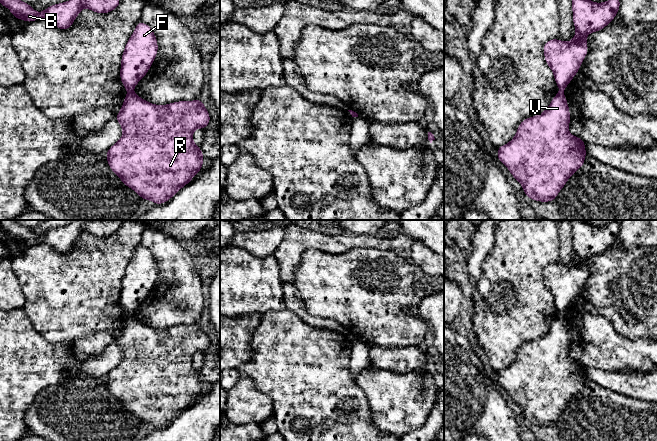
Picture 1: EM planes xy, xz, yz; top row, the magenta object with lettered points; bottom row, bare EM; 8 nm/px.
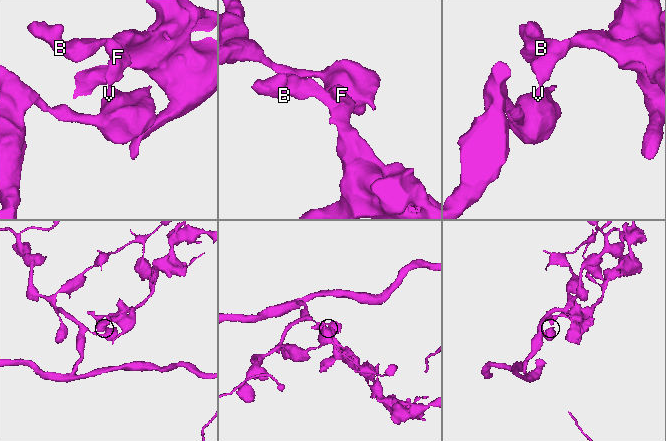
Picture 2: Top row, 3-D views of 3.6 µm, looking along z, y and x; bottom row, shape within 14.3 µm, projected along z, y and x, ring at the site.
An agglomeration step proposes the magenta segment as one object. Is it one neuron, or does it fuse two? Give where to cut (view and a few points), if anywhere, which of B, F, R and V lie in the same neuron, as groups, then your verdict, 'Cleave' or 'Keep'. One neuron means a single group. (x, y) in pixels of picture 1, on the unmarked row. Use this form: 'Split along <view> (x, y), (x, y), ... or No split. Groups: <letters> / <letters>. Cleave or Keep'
Split along xy (128, 314), (131, 315). Groups: B F / R V. Cleave

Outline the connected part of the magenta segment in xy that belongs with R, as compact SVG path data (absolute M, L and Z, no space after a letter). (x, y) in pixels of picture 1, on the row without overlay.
M128 315L120 336L114 341L120 347L123 359L106 377L108 390L125 410L134 414L143 424L151 424L156 429L167 426L202 393L203 376L193 366L193 356L196 352L205 354L211 340L201 323L155 329Z

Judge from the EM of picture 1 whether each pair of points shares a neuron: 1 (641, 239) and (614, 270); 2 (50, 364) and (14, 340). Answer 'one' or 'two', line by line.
1: two
2: one

